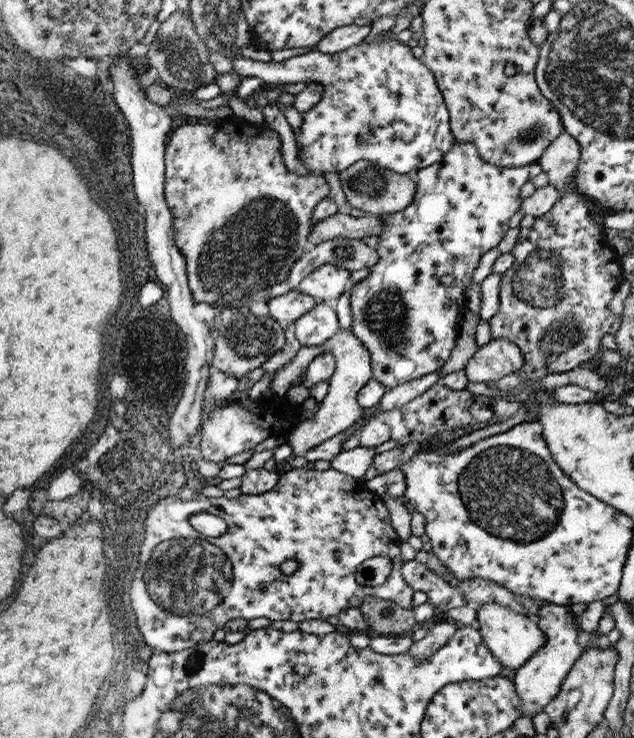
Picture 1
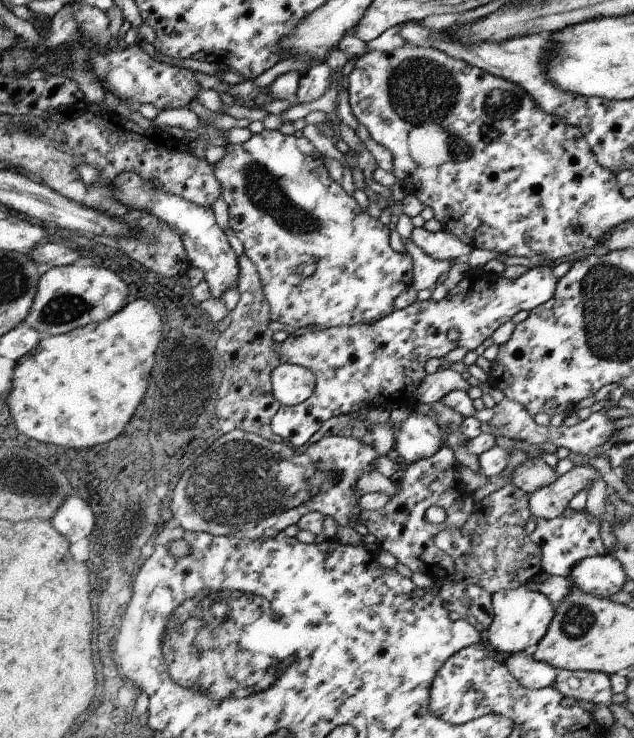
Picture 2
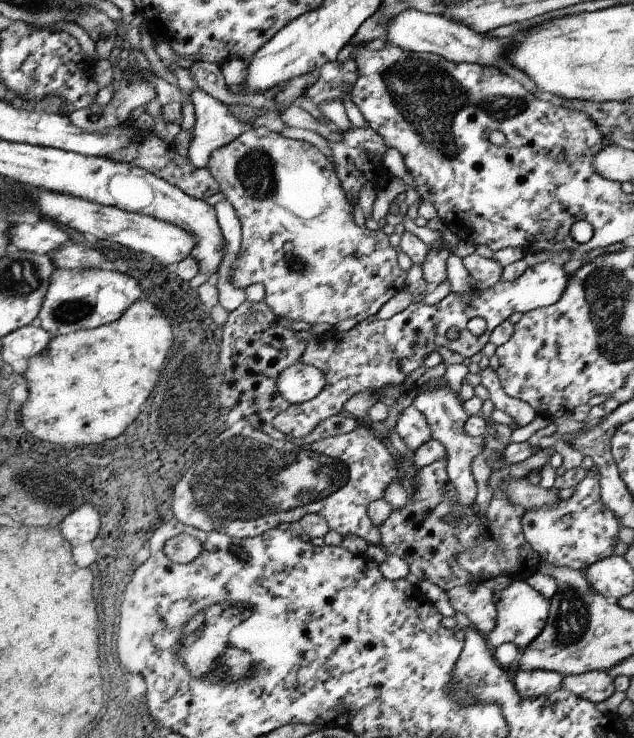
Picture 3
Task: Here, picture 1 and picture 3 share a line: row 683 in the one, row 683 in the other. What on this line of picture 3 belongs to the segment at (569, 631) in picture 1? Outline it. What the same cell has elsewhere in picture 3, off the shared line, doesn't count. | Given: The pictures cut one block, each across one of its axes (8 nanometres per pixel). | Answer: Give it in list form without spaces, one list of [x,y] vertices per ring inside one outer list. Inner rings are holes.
[[[511,670],[513,682],[522,698],[550,694],[562,687],[563,674],[550,670]]]

